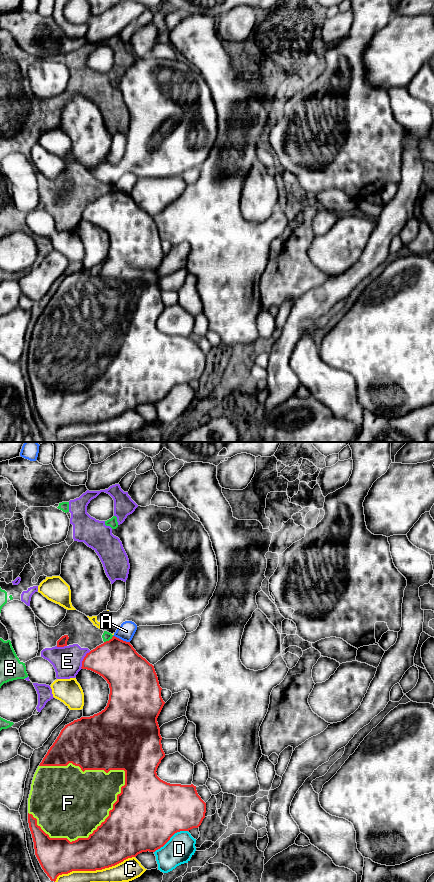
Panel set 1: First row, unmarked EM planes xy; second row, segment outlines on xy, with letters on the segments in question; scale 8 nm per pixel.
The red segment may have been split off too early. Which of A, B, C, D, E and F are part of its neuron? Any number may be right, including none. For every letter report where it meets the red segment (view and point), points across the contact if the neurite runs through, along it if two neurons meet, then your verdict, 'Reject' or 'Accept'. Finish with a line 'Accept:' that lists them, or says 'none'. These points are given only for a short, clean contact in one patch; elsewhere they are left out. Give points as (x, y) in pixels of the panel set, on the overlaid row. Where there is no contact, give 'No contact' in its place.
A: Touches red at xy (120, 639). Reject
B: Touches red at xy (109, 640). Reject
C: Touches red at xy (93, 870). Reject
D: Touches red at xy (170, 837). Reject
E: Touches red at xy (83, 659). Reject
F: Touches red at xy (89, 836). Accept
Accept: F

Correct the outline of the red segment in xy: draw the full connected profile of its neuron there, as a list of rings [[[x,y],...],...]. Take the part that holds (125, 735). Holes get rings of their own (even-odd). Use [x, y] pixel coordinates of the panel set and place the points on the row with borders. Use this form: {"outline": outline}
{"outline": [[[113,636],[109,641],[104,642],[87,653],[82,661],[81,668],[91,670],[107,681],[110,688],[107,706],[104,710],[93,716],[81,717],[65,725],[38,766],[32,780],[28,798],[28,823],[34,842],[35,855],[44,872],[54,882],[59,875],[68,874],[72,871],[102,870],[115,866],[128,858],[136,857],[142,852],[155,852],[163,847],[175,833],[198,828],[205,818],[206,813],[206,803],[198,795],[196,786],[193,784],[170,784],[157,776],[157,768],[161,760],[165,757],[157,718],[165,702],[161,697],[162,688],[159,685],[154,666],[139,655],[130,642]]]}

